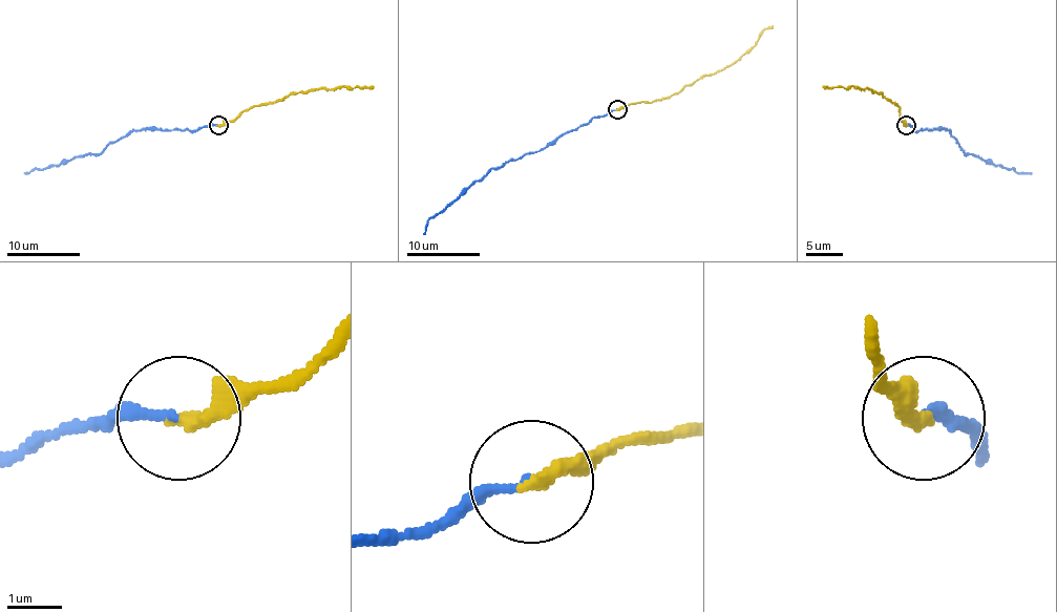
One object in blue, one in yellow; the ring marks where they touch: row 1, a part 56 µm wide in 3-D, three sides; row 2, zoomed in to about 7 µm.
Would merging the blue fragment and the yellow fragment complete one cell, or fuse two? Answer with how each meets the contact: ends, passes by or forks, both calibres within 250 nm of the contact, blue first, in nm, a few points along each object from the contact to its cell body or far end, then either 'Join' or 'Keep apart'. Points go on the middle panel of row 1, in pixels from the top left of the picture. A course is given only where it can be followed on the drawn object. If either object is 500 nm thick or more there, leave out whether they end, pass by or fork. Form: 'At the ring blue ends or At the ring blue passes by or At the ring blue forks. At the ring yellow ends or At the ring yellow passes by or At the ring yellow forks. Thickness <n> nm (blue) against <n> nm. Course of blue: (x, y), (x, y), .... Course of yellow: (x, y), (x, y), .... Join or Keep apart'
At the ring blue ends. At the ring yellow ends. Thickness 190 nm (blue) against 280 nm. Course of blue: (617, 109), (561, 134), (543, 149), (493, 167), (427, 222), (424, 234). Course of yellow: (617, 109), (670, 98), (686, 85), (716, 75), (744, 54), (772, 25). Join

